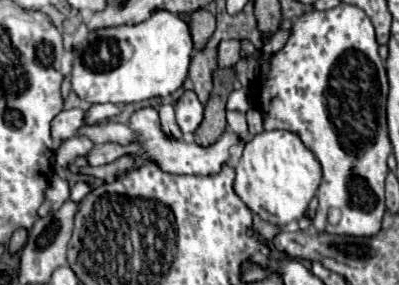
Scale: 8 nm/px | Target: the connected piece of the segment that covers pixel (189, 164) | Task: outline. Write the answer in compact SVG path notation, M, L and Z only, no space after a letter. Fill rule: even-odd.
M148 106L148 108L140 108L132 114L128 126L132 130L138 132L138 140L142 144L142 158L156 162L162 170L170 172L170 174L216 174L222 164L226 164L230 160L228 154L228 146L240 142L238 136L230 130L226 130L218 142L214 142L212 146L198 146L196 142L186 142L186 140L174 140L174 138L166 138L160 130L160 120L158 120L158 110Z

